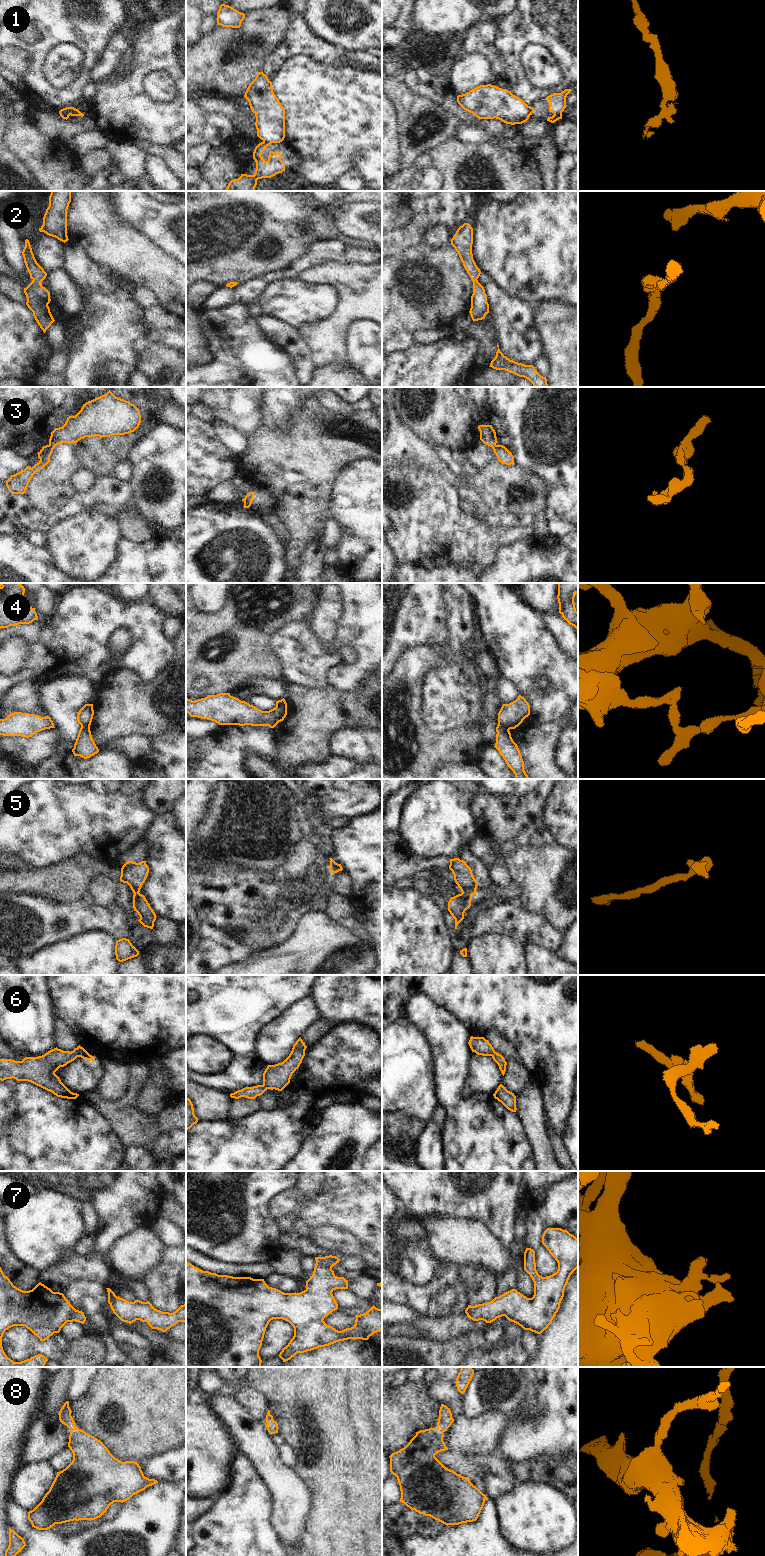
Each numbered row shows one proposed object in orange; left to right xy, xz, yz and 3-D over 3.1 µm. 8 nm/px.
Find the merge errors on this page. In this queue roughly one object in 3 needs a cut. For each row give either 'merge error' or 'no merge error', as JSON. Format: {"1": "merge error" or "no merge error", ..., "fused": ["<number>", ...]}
{"1": "merge error", "2": "no merge error", "3": "merge error", "4": "merge error", "5": "no merge error", "6": "no merge error", "7": "no merge error", "8": "no merge error", "fused": ["1", "3", "4"]}

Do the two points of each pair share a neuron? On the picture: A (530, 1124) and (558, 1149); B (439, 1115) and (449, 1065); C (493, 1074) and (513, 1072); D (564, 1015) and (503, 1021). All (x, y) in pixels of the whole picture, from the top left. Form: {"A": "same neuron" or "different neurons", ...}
{"A": "different neurons", "B": "different neurons", "C": "different neurons", "D": "same neuron"}

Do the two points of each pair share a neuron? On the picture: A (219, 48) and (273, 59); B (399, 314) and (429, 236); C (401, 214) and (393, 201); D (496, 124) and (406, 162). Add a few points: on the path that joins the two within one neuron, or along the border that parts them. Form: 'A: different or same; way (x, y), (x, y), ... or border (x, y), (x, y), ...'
A: different; border (281, 40), (265, 58), (262, 70)
B: different; border (421, 242), (436, 247), (450, 244)
C: same; way (398, 211), (393, 204)
D: same; way (473, 121), (451, 124), (443, 132), (428, 141)

